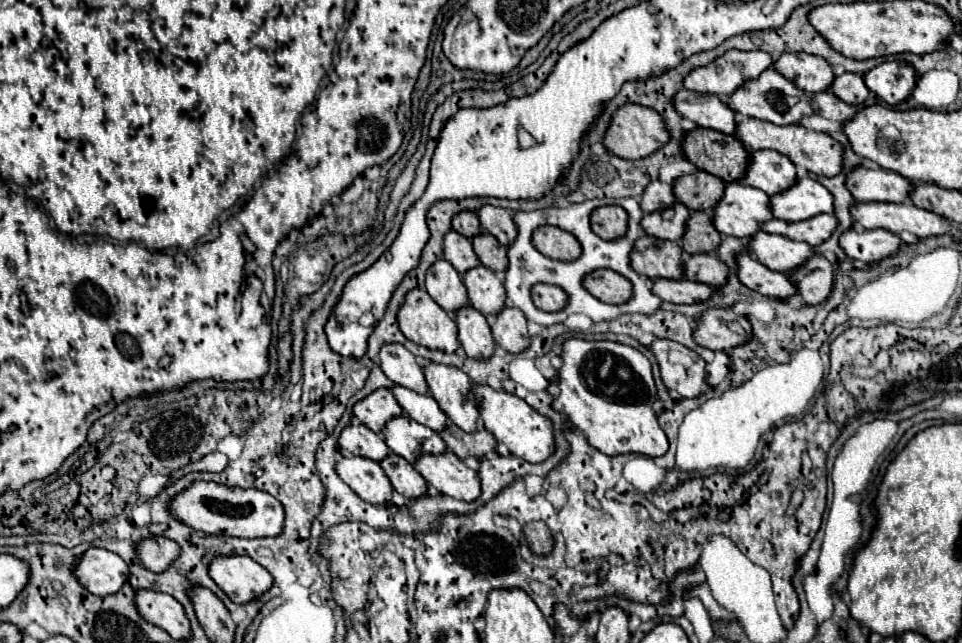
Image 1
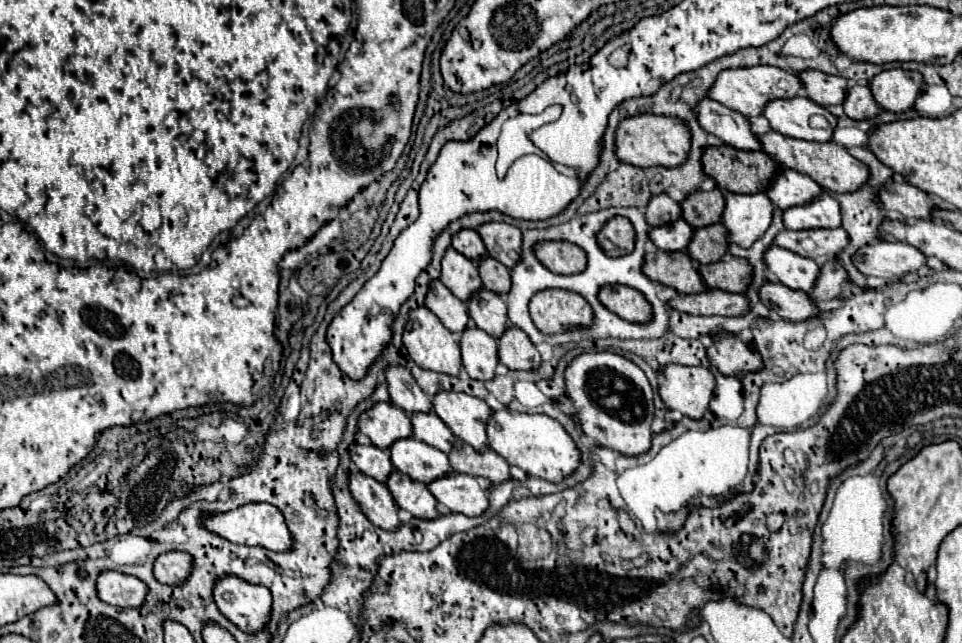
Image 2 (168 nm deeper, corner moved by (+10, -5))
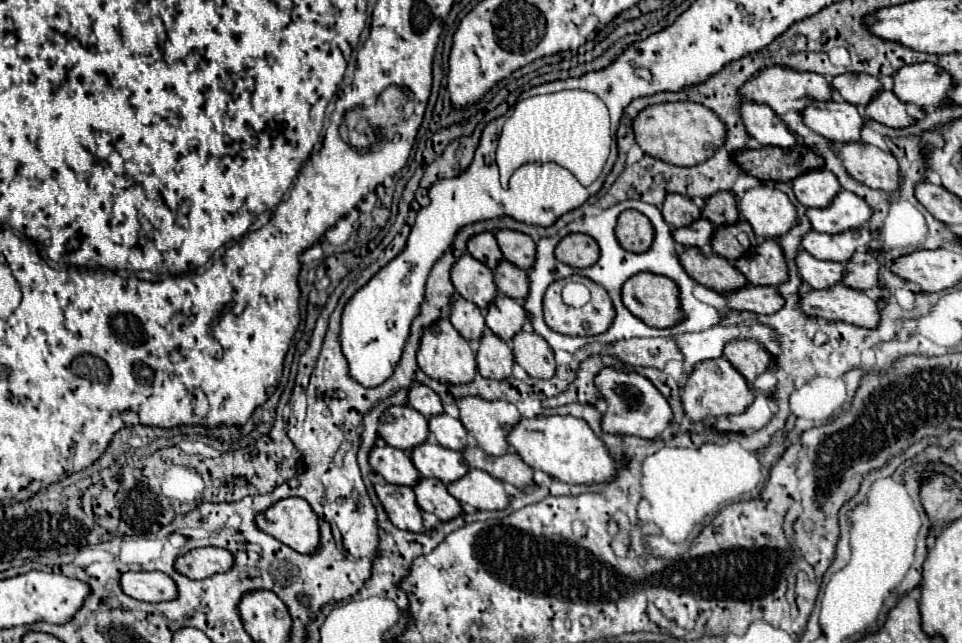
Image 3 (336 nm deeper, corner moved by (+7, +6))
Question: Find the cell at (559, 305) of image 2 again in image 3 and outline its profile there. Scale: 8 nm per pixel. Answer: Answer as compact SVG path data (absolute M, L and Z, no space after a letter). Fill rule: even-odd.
M571 275L571 277L567 277L567 279L561 279L561 281L551 283L549 289L547 289L547 293L545 293L543 311L545 311L545 323L547 323L553 331L563 333L563 335L571 335L571 337L593 337L593 335L601 335L601 333L605 333L605 331L611 327L611 323L613 323L613 319L615 319L615 309L613 309L613 301L611 301L609 293L607 293L601 285L597 285L597 283L593 283L591 279L581 277L581 275ZM569 281L583 283L583 285L589 287L589 291L591 291L591 301L589 301L585 307L573 309L573 307L569 307L569 305L563 303L563 299L561 299L561 289L563 289Z

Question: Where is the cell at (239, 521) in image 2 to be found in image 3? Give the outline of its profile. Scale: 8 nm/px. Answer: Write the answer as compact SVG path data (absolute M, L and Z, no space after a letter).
M301 497L277 501L265 513L257 515L257 525L267 535L279 539L303 555L311 555L319 549L321 533L317 515Z

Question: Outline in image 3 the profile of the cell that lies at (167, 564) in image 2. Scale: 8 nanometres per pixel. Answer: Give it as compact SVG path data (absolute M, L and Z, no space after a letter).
M205 547L193 549L187 555L179 557L175 569L191 579L205 579L215 573L225 573L233 567L233 555L227 549Z

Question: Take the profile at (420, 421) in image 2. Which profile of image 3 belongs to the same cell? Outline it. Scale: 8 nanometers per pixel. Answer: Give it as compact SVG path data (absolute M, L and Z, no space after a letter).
M447 413L431 417L429 419L429 429L431 429L435 441L441 447L445 447L445 449L463 451L469 445L469 433L467 433L467 429L461 425L459 419L449 417Z

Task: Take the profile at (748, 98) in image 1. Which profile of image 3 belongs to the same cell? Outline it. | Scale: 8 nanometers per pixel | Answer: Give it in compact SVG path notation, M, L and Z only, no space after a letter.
M815 101L803 113L803 123L833 143L857 143L861 141L861 129L865 115L851 103L821 103Z

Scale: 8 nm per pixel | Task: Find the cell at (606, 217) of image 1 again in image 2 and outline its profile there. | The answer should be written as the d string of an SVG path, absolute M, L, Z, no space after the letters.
M614 216L600 228L596 240L608 256L624 256L634 250L634 228L624 216Z

